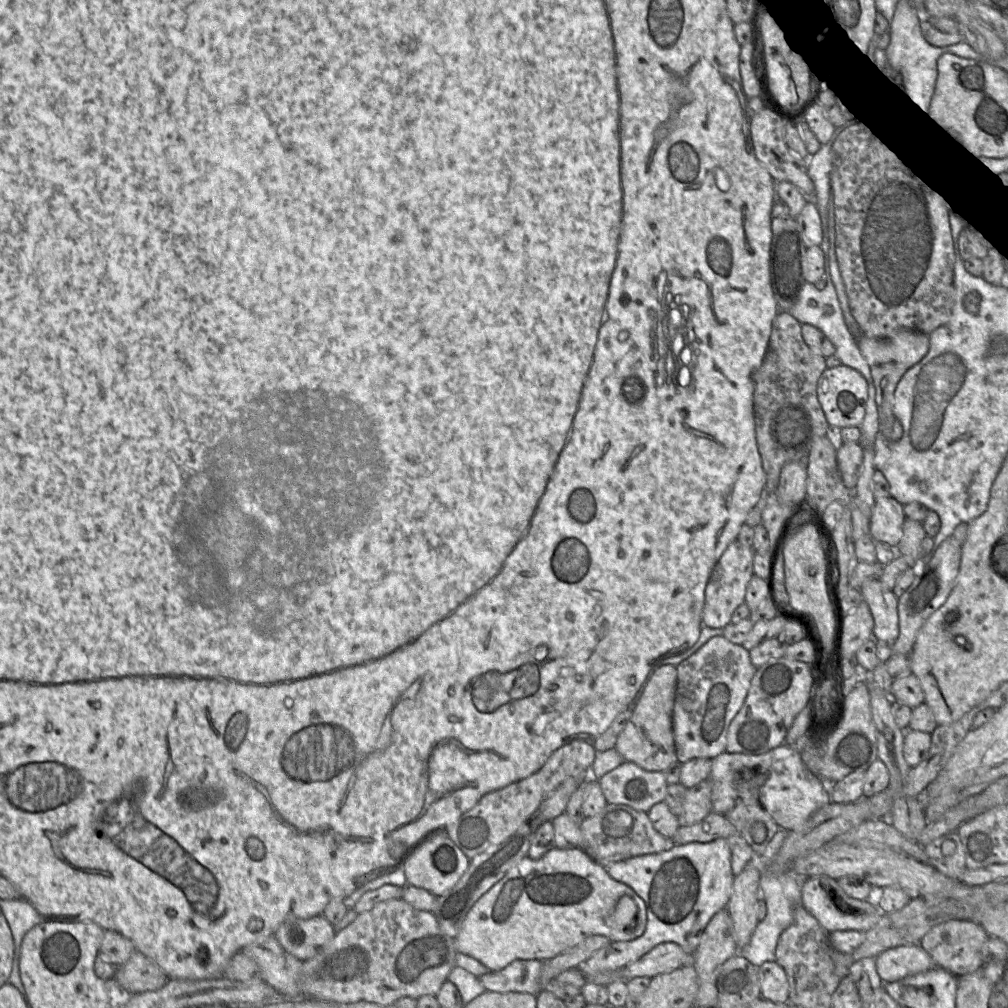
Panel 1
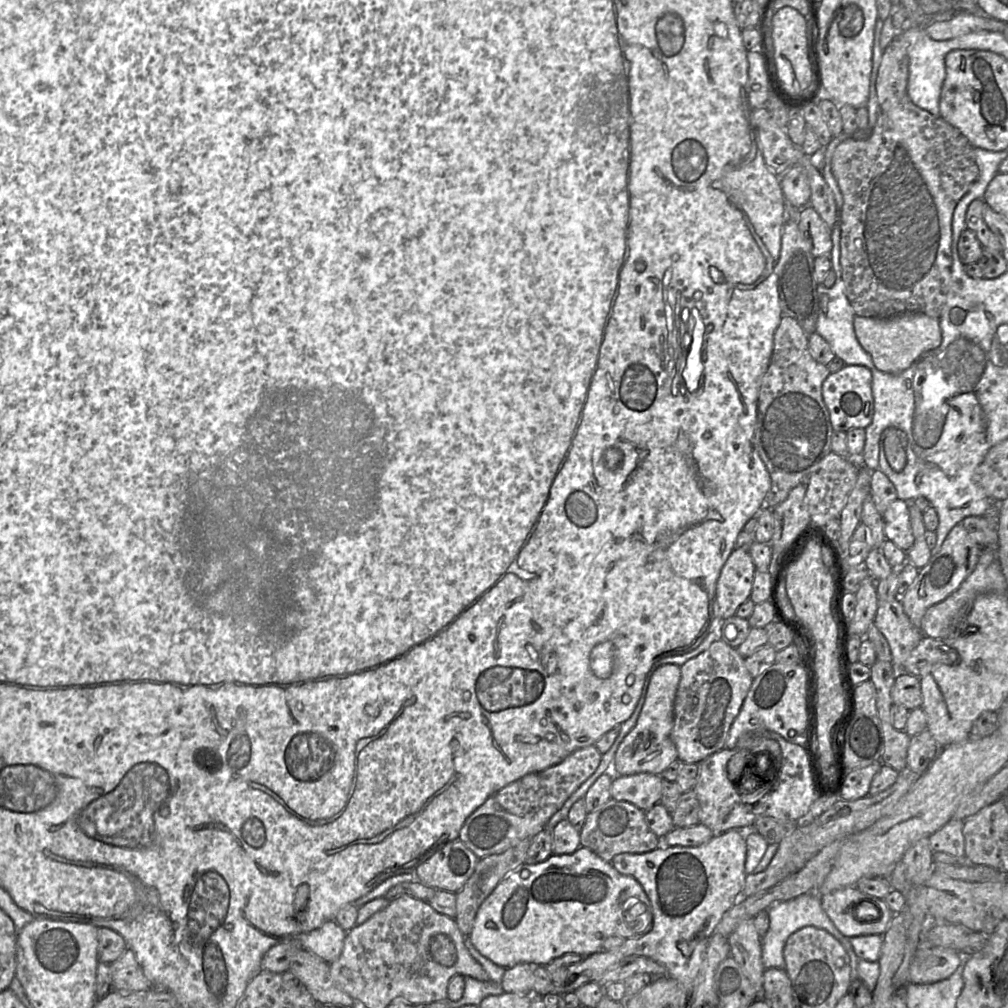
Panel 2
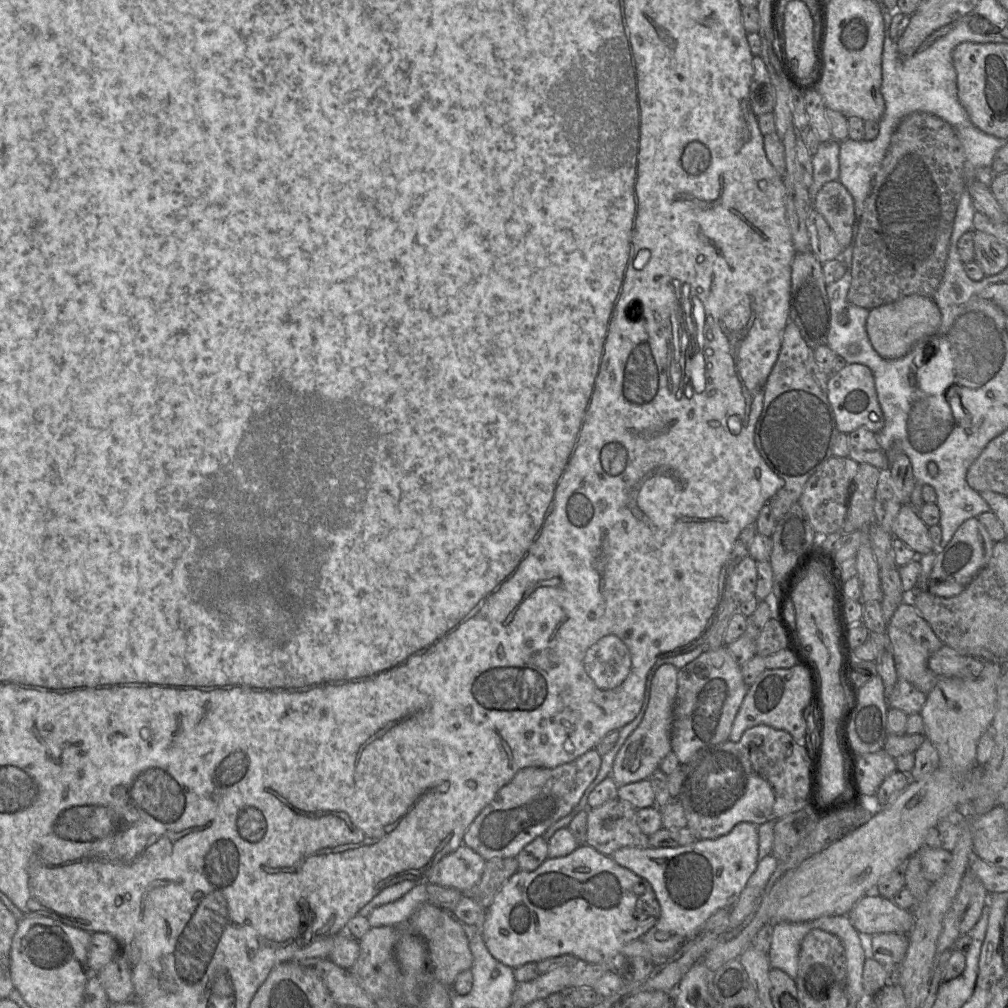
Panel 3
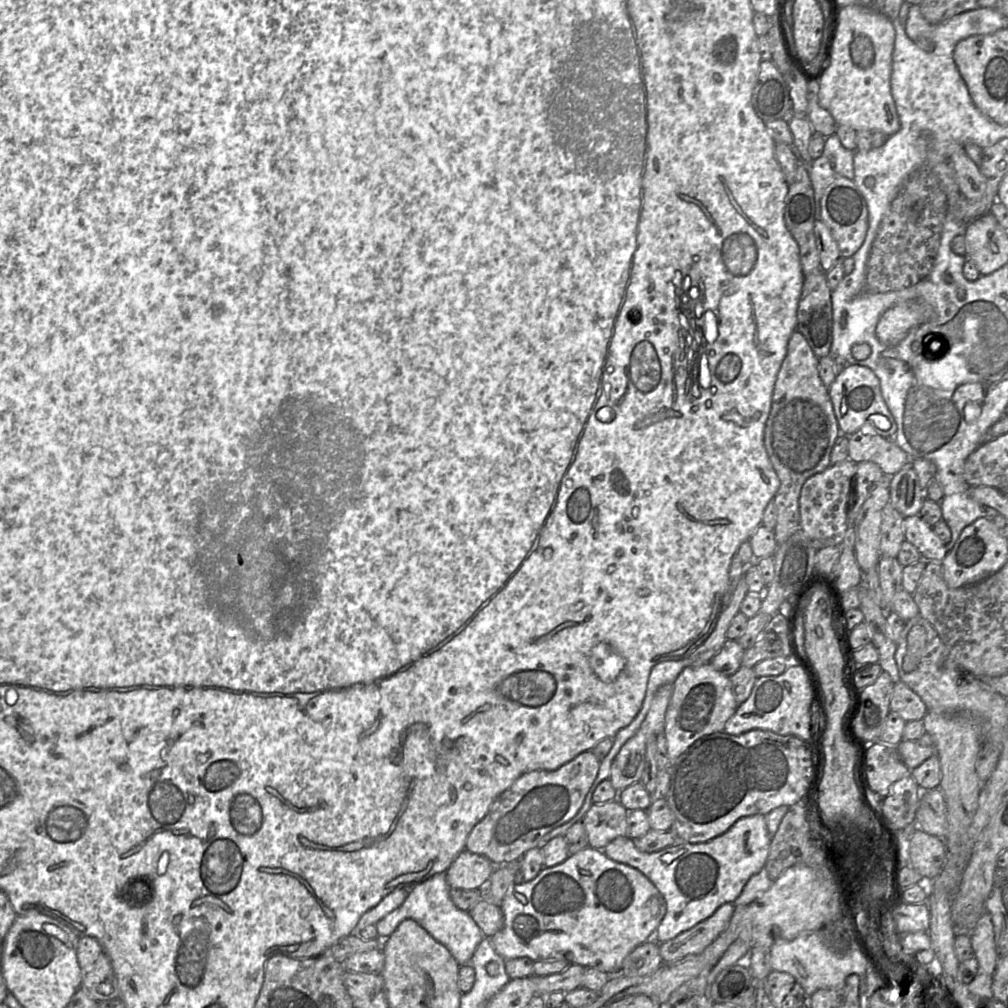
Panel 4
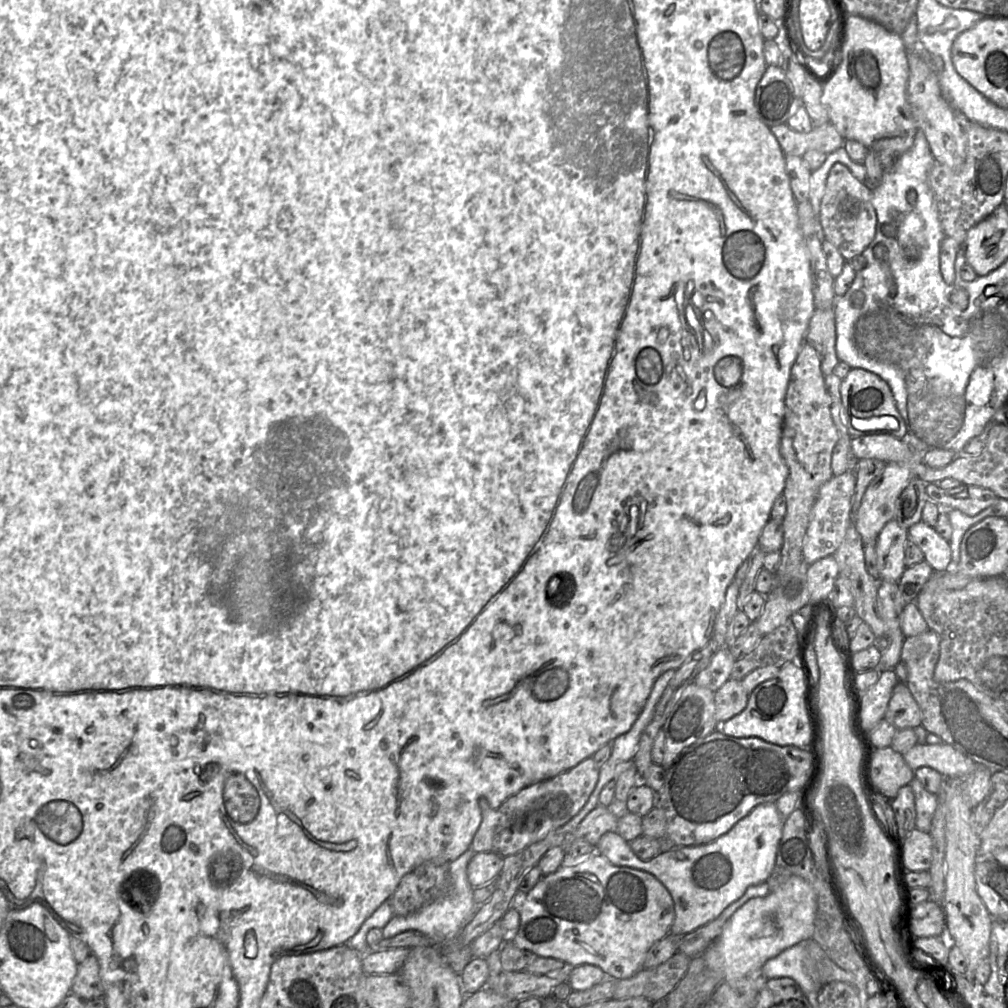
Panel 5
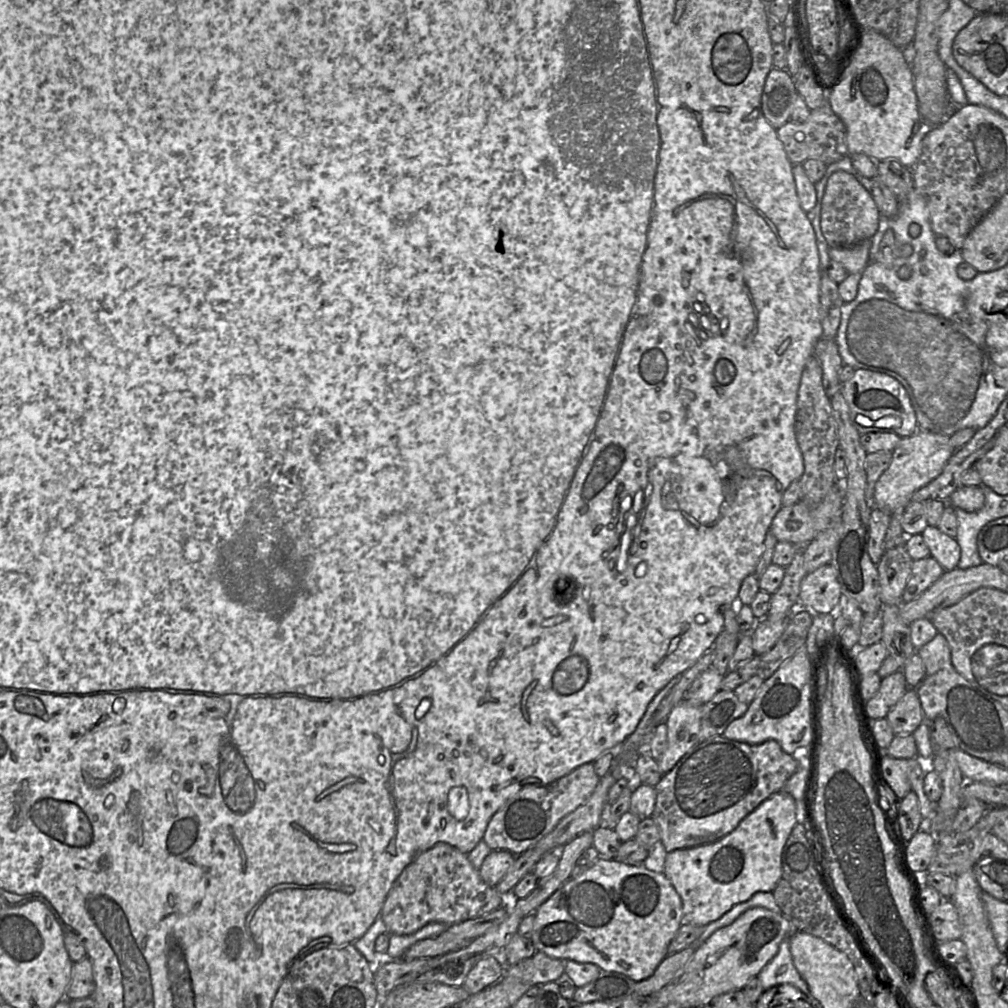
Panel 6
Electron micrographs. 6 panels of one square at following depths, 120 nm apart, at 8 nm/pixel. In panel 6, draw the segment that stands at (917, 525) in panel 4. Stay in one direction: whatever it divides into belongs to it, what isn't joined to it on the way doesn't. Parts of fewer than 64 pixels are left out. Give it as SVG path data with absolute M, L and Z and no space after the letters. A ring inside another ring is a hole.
M927 525L922 532L925 544L933 557L945 571L958 567L960 546L955 538L949 537L935 526Z

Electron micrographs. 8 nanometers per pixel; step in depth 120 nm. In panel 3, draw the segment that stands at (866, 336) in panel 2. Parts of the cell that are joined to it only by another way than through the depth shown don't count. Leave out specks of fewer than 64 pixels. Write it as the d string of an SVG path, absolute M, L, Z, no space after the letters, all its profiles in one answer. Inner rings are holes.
M909 295L894 303L883 305L869 311L866 331L875 351L884 359L898 359L915 345L922 343L922 351L927 349L928 337L932 336L941 323L941 313L933 298Z

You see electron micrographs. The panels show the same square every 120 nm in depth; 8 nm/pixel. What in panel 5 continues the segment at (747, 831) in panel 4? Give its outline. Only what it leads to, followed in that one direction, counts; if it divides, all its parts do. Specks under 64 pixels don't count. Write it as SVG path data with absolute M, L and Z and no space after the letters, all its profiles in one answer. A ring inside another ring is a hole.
M775 803L761 804L716 840L698 846L663 849L648 861L638 858L617 831L602 835L595 847L611 864L648 872L667 888L675 910L669 934L683 936L718 918L749 886L767 881L775 866L784 821Z

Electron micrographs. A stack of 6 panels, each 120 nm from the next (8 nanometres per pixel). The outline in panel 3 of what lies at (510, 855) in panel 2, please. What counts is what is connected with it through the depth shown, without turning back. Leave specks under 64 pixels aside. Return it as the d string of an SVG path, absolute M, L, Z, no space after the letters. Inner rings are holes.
M516 857L498 858L486 861L480 881L469 892L464 892L484 909L488 909L496 894L508 879L519 870Z

